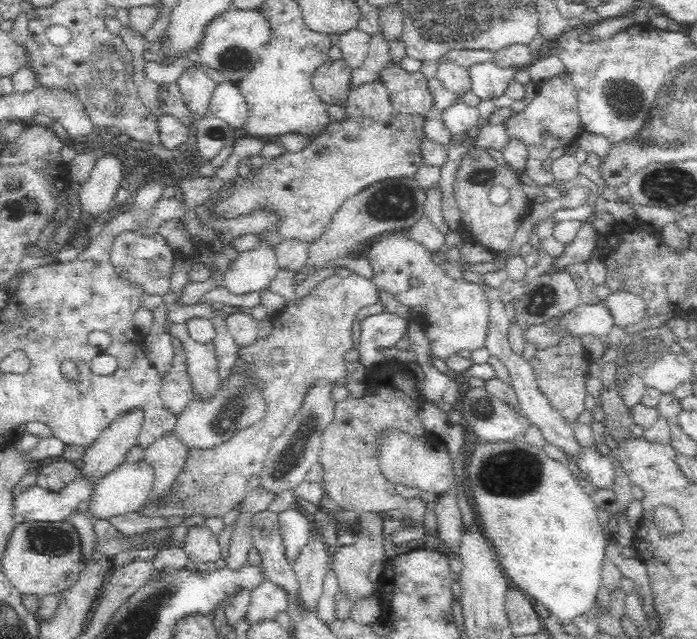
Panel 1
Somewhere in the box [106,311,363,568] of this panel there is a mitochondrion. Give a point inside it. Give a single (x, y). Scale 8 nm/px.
(293, 454)

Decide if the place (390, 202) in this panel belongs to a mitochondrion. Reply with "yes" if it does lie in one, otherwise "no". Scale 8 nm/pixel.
yes

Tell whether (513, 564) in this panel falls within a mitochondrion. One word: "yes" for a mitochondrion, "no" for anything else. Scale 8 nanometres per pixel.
no

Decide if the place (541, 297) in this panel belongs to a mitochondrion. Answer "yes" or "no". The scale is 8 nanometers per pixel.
yes

